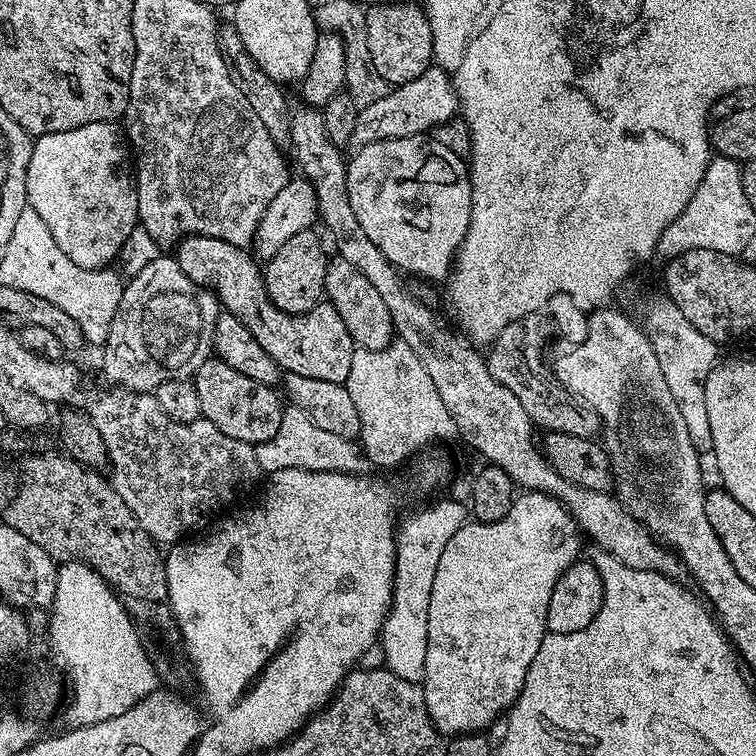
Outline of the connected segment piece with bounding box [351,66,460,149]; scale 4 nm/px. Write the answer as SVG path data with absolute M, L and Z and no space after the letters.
M431 66L413 81L393 87L386 94L386 98L378 98L378 102L370 102L370 106L361 108L358 122L354 125L351 147L357 149L363 144L373 144L390 138L423 136L431 133L439 124L453 119L459 107L460 99L456 96L456 88L448 73L439 66Z

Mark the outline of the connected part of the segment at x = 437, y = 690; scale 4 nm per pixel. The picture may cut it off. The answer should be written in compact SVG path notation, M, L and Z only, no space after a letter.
M524 490L517 495L506 518L489 524L465 522L458 530L458 534L454 534L454 538L450 538L450 542L446 542L446 550L442 550L442 559L438 562L438 570L434 573L434 590L430 590L428 645L426 646L426 666L422 681L426 710L439 732L447 734L449 737L469 732L483 733L516 703L516 699L522 694L522 686L526 682L526 670L530 670L530 662L534 662L534 654L538 654L538 646L542 646L542 638L548 632L550 594L554 594L554 586L558 586L558 578L562 578L564 571L581 559L580 540L582 541L580 527L561 500L555 500L545 492Z

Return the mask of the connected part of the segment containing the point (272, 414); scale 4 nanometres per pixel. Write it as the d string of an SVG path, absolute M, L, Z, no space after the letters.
M215 358L208 359L198 369L194 383L198 390L201 417L214 422L214 426L218 426L222 434L238 438L238 442L246 442L253 446L266 442L274 438L274 434L278 434L278 426L282 426L285 405L280 404L281 393L275 387L254 382L254 378L238 374L234 366L226 366L226 362Z

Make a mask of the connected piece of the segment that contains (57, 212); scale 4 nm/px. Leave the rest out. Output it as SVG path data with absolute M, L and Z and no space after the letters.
M94 122L74 130L35 137L30 166L26 170L26 190L27 207L38 210L38 218L46 222L46 230L50 230L62 253L86 269L109 267L111 260L123 253L126 238L138 227L138 198L130 148L121 129L112 122Z

